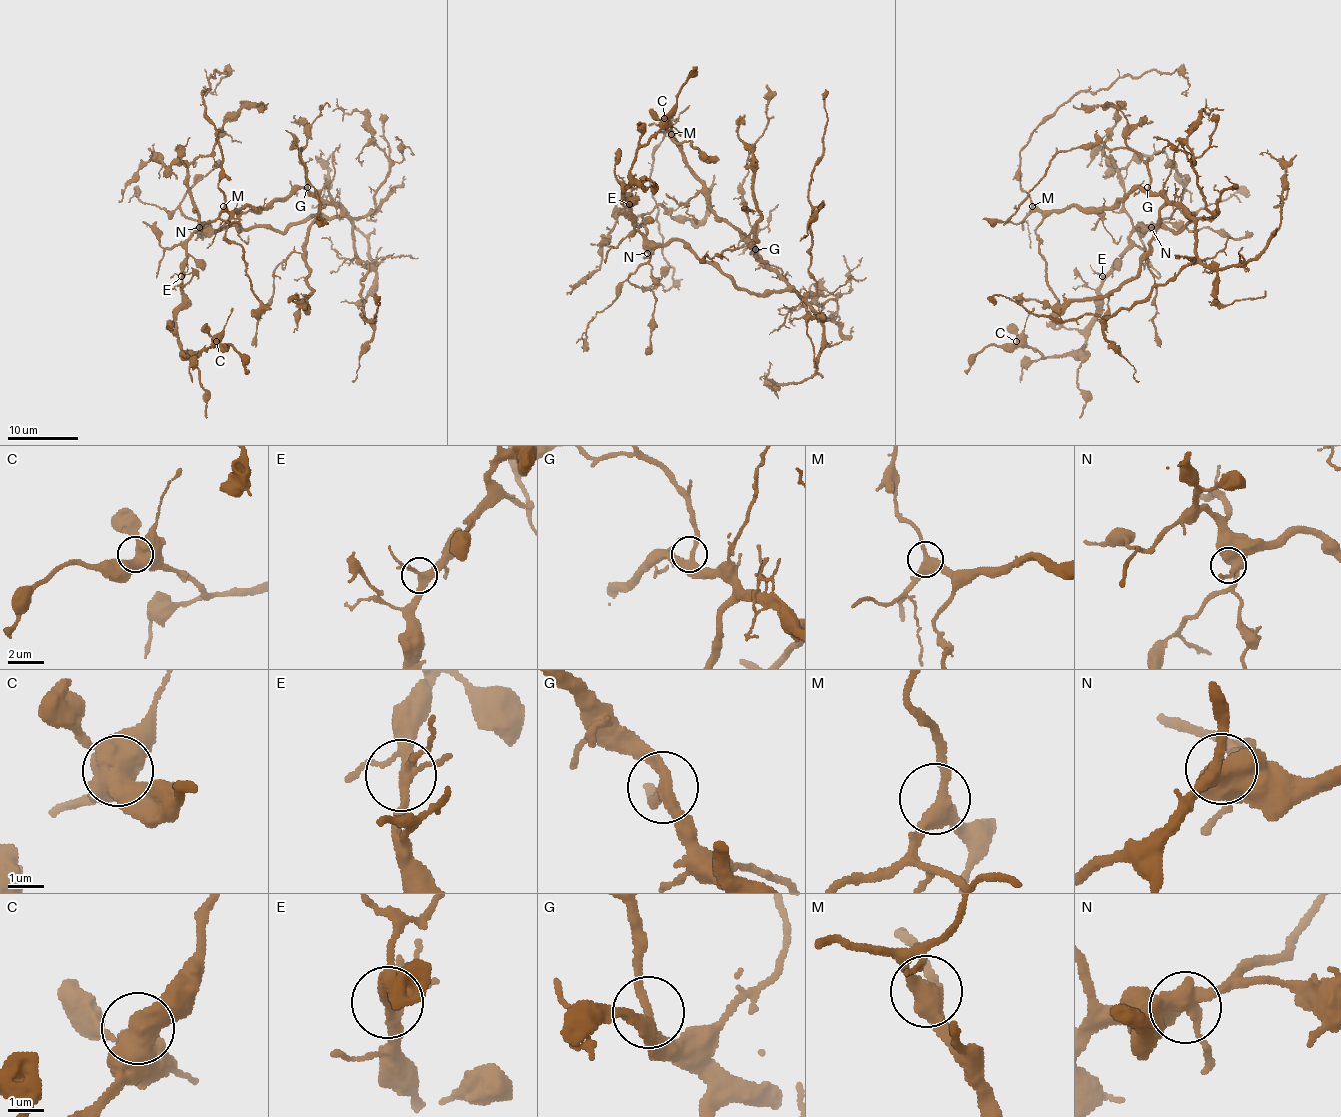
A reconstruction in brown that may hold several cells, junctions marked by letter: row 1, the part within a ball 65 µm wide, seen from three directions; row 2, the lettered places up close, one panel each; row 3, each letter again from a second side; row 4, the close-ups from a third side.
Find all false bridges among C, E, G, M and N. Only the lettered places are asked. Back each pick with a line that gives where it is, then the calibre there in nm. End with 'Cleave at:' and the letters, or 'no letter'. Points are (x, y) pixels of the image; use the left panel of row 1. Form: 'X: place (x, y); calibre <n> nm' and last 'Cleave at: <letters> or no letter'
Cleave at: no letter

